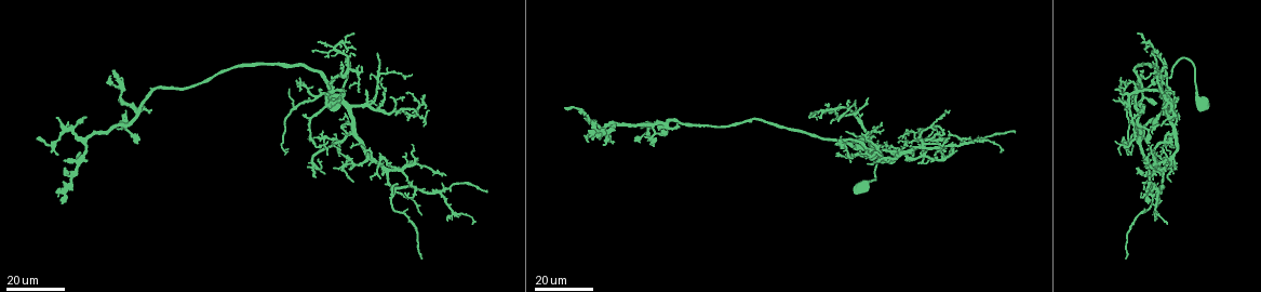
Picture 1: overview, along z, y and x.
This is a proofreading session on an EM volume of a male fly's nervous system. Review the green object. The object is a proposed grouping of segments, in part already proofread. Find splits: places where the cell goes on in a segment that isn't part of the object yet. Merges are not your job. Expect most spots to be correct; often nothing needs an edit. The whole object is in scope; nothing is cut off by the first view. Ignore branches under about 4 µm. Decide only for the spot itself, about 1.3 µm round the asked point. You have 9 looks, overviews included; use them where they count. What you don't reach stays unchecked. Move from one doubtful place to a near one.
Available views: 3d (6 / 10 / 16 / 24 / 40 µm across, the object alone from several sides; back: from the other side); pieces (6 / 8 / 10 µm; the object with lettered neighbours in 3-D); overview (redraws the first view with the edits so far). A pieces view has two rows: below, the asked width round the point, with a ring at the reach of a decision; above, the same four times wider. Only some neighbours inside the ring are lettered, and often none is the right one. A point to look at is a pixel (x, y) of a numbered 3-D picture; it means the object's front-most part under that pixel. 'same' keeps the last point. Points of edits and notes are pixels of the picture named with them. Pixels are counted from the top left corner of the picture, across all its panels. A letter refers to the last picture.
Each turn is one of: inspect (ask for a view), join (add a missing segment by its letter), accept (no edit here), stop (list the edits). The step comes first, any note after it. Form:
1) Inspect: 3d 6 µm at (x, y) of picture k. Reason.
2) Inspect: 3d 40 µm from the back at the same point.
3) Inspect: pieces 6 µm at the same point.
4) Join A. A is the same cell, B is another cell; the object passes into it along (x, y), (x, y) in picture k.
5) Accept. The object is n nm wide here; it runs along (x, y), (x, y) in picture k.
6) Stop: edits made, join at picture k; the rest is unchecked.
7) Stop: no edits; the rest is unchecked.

Inspect: 3d 16 µm at (350, 147) of picture 1. Branch stops here.

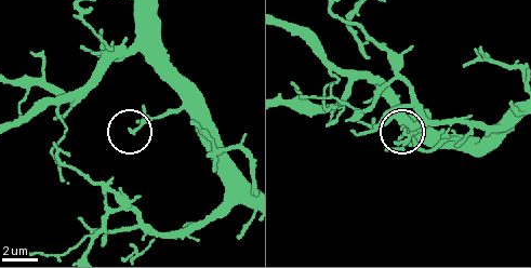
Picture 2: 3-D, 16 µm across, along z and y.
Inspect: pieces 8 µm at (134, 132) of picture 2.

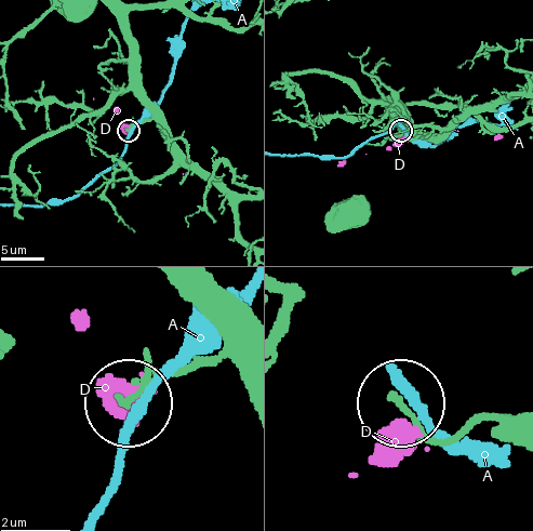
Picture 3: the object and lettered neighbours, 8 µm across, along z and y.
Accept. A and D are other cells; it runs along (191, 289), (224, 323), (224, 341), (133, 399) in picture 3; none of them fits.

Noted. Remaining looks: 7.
Inspect: 3d 24 µm at (1166, 67) of picture 1. An open end.

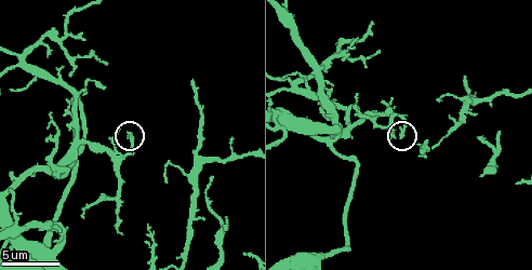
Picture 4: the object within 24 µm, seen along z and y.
Inspect: pieces 8 µm at (399, 137) of picture 4.

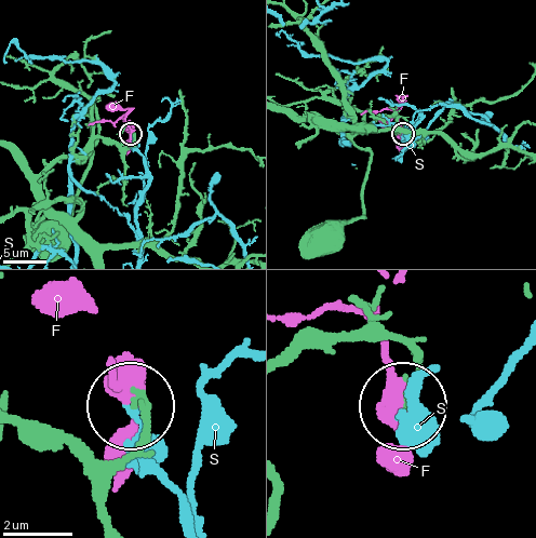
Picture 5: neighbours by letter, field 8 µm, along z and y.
Accept. F and S are other cells; no lettered segment goes on from it.

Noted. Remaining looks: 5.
Inspect: 3d 16 µm at (322, 89) of picture 1.

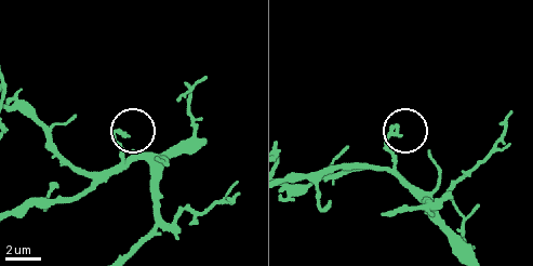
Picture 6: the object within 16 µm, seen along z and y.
Inspect: pieces 8 µm at (126, 132) of picture 6. What lies round it.

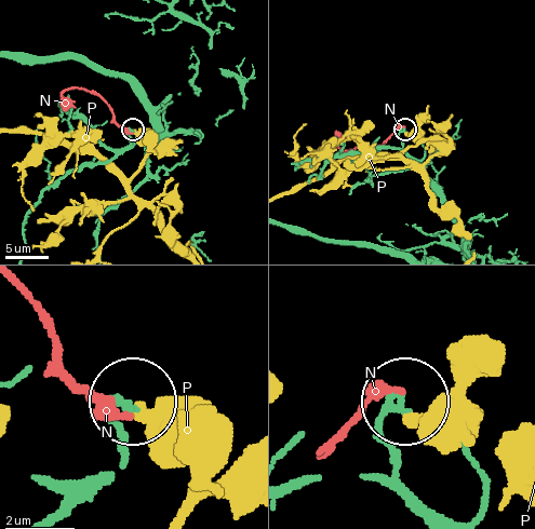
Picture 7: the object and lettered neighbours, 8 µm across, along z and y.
Accept. The object is 250 nm wide here; N and P are other cells; it runs along (431, 512), (400, 477), (379, 425), (402, 402) in picture 7; no lettered segment goes on from it.

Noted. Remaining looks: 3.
Inspect: 3d 16 µm at (300, 89) of picture 1. Tapers out.

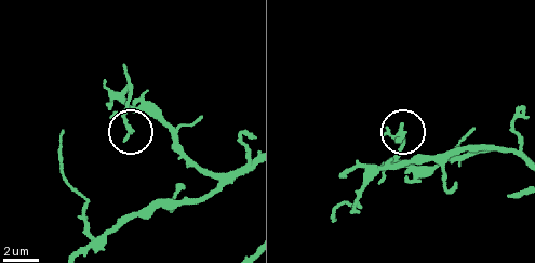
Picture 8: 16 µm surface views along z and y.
Inspect: pieces 6 µm at (396, 139) of picture 8. What lies round it.

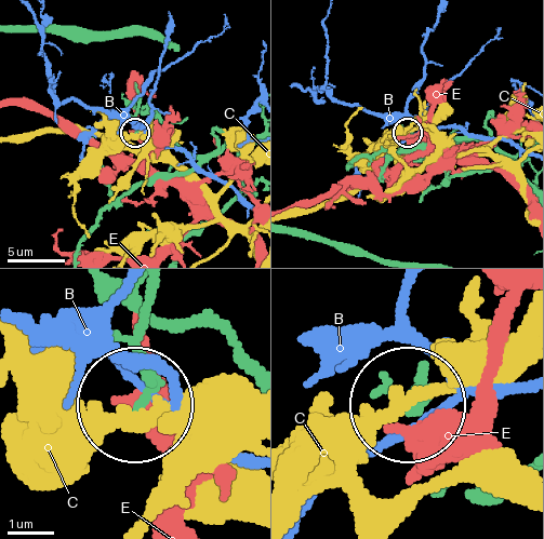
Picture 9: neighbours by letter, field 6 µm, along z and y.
Accept. B, C and E are other cells; it runs along (148, 288), (136, 401) in picture 9; no lettered segment goes on from it.

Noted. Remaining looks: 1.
Stop: no edits; the rest is unchecked.

